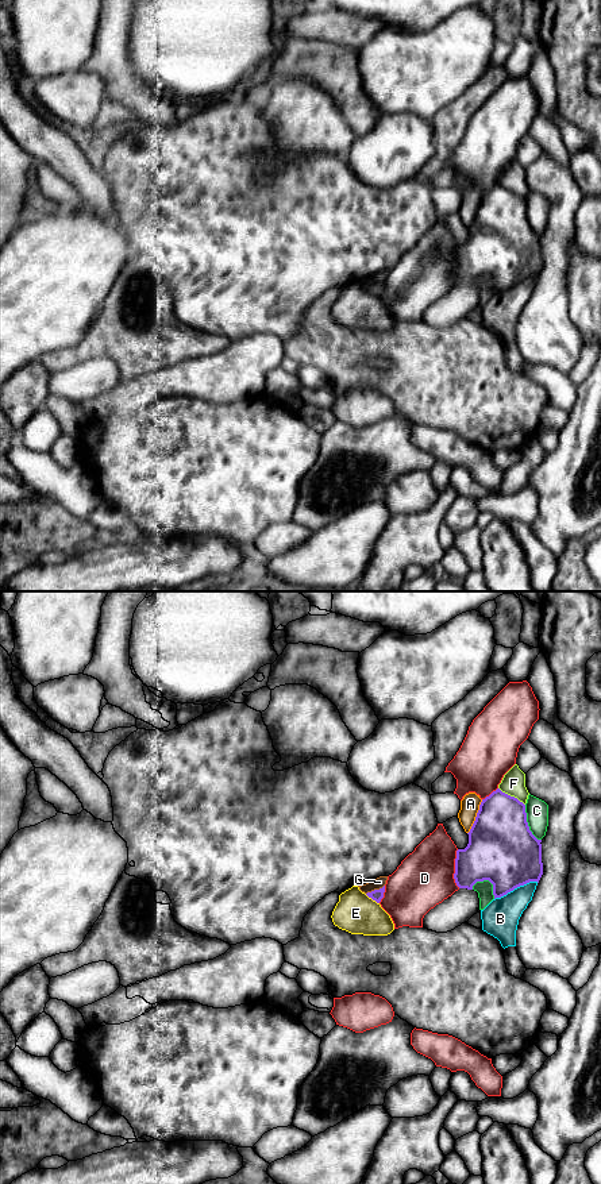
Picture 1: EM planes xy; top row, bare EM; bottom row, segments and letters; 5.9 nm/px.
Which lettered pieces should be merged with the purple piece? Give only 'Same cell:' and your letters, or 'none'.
Same cell: none

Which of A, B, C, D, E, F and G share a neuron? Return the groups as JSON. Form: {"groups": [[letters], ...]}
{"groups": [["A"], ["B"], ["C"], ["D"], ["E"], ["F"], ["G"]]}

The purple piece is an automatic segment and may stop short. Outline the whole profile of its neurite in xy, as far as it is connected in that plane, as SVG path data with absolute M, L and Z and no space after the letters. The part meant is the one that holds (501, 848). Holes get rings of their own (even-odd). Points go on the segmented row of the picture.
M500 788L482 799L475 821L470 829L469 844L456 851L454 879L459 888L473 890L477 882L489 880L493 895L501 898L543 875L542 840L529 830L525 805Z

